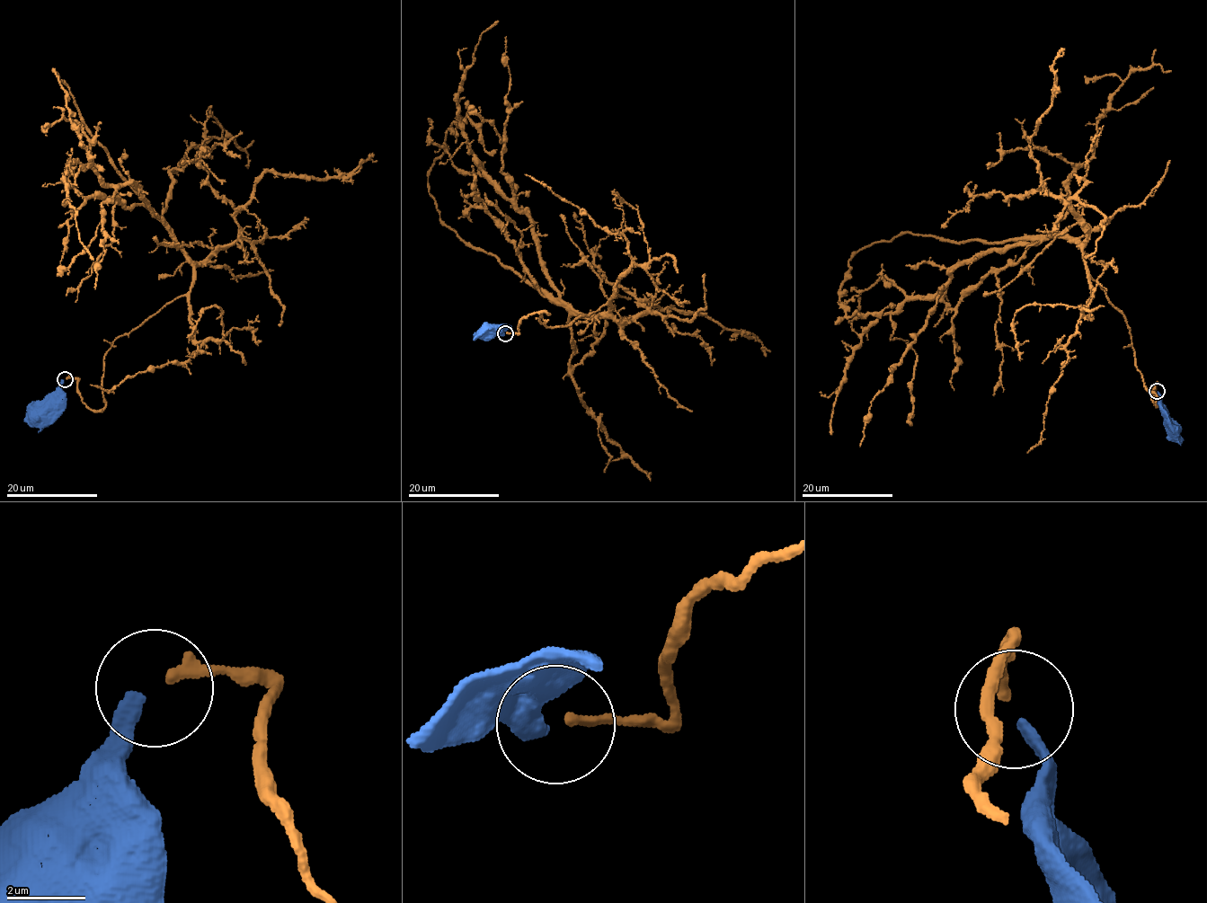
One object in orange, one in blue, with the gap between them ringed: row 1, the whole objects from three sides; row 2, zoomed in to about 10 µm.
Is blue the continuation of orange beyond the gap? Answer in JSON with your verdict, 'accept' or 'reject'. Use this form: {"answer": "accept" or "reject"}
{"answer": "accept"}

